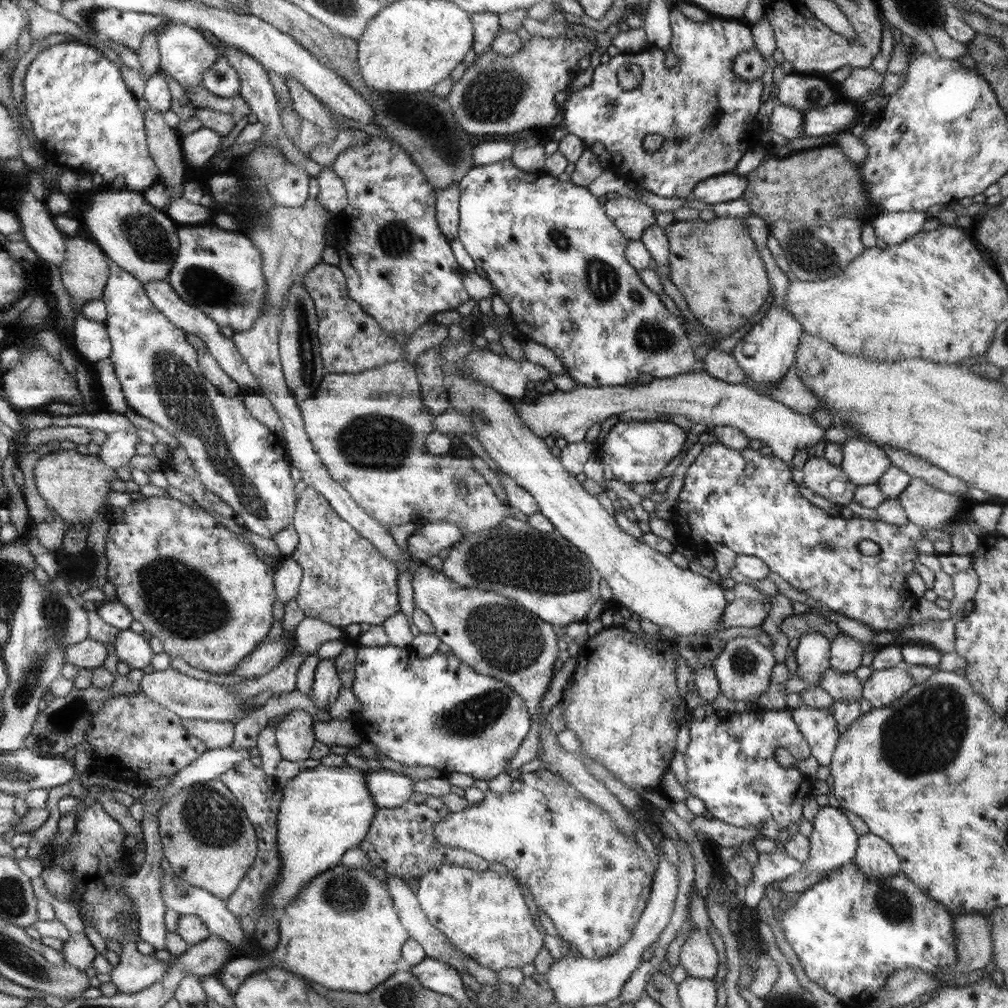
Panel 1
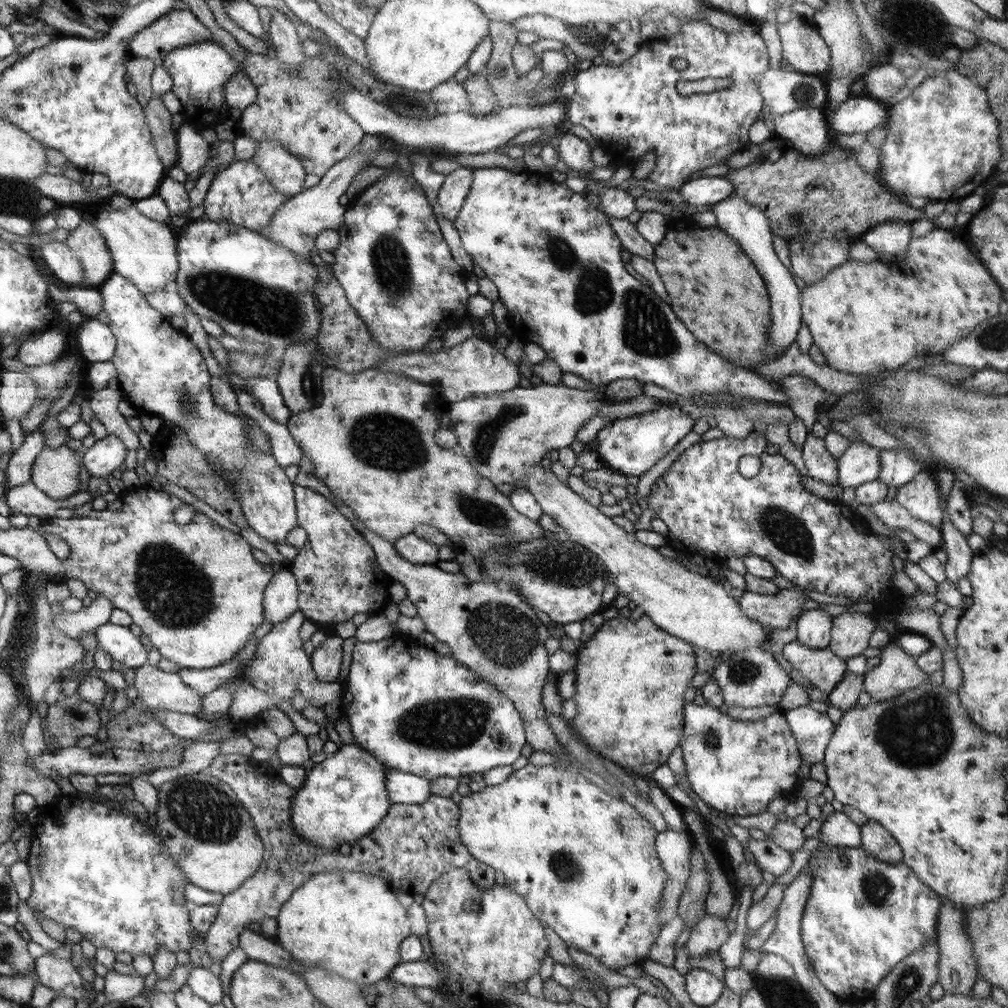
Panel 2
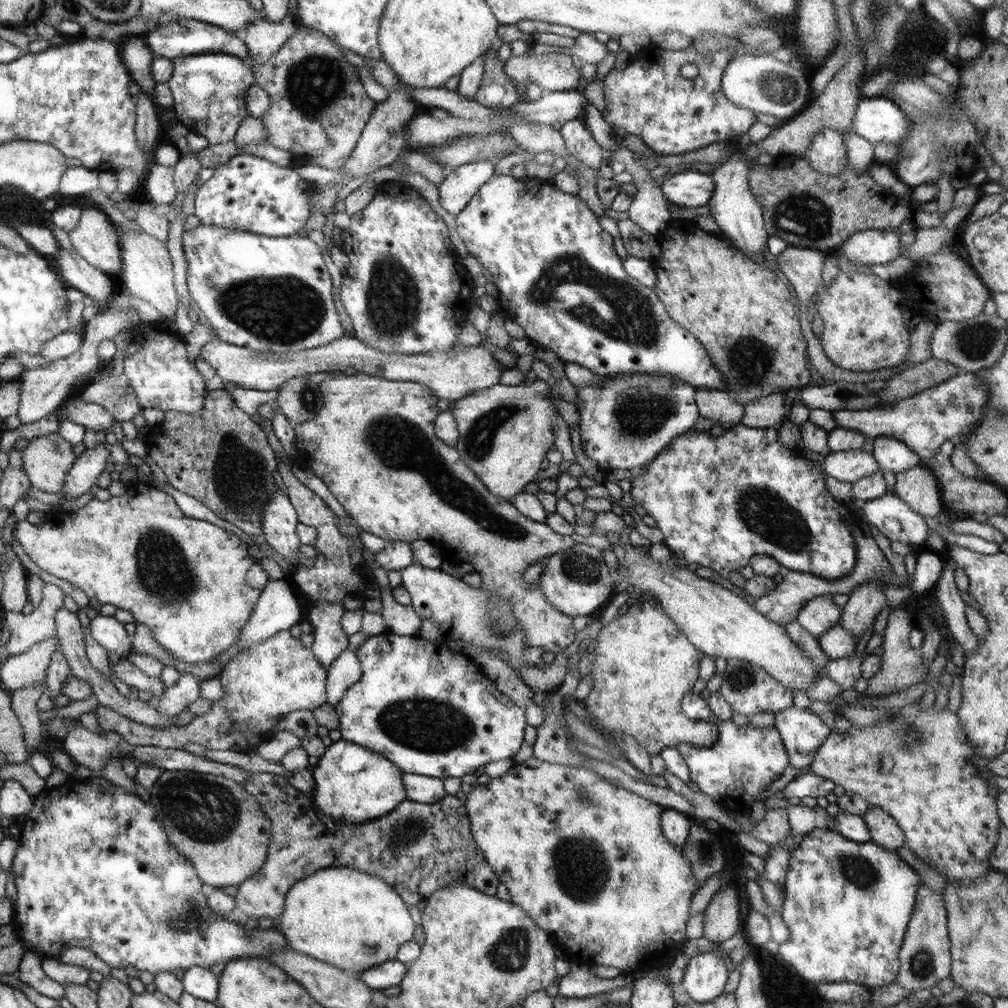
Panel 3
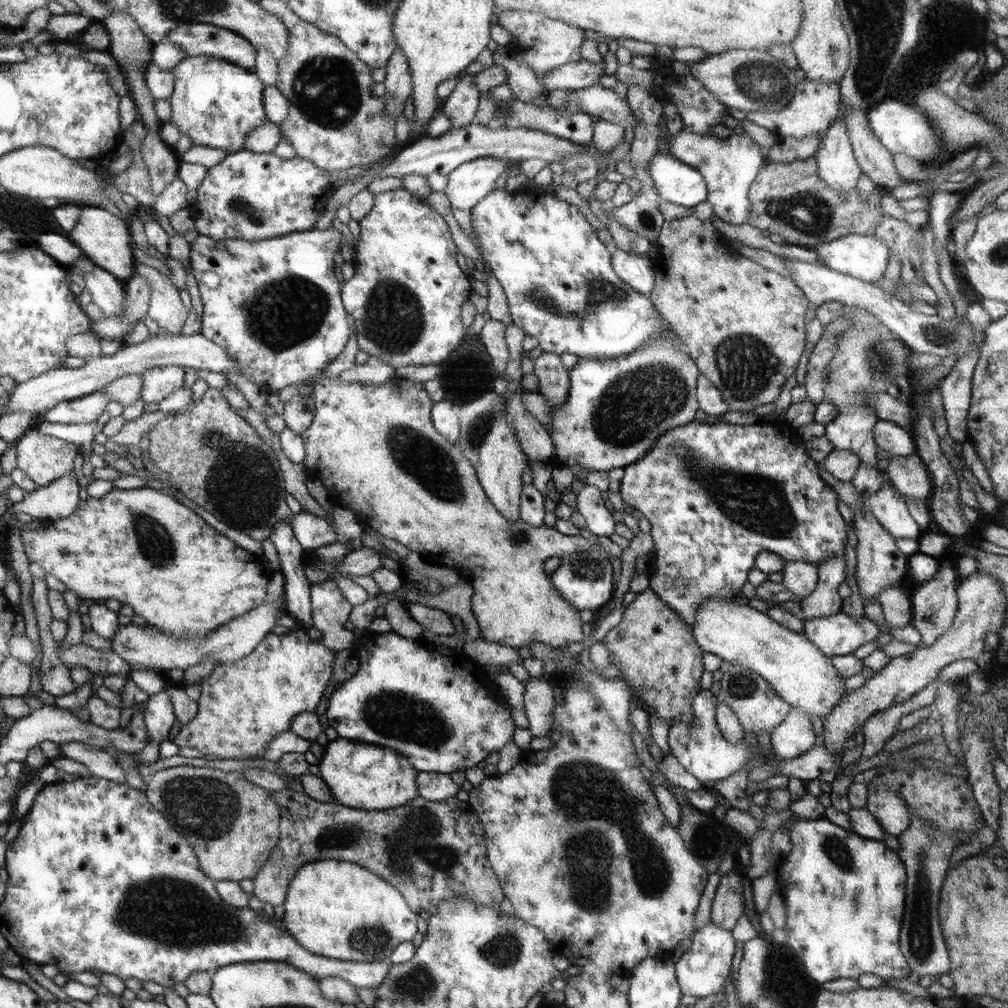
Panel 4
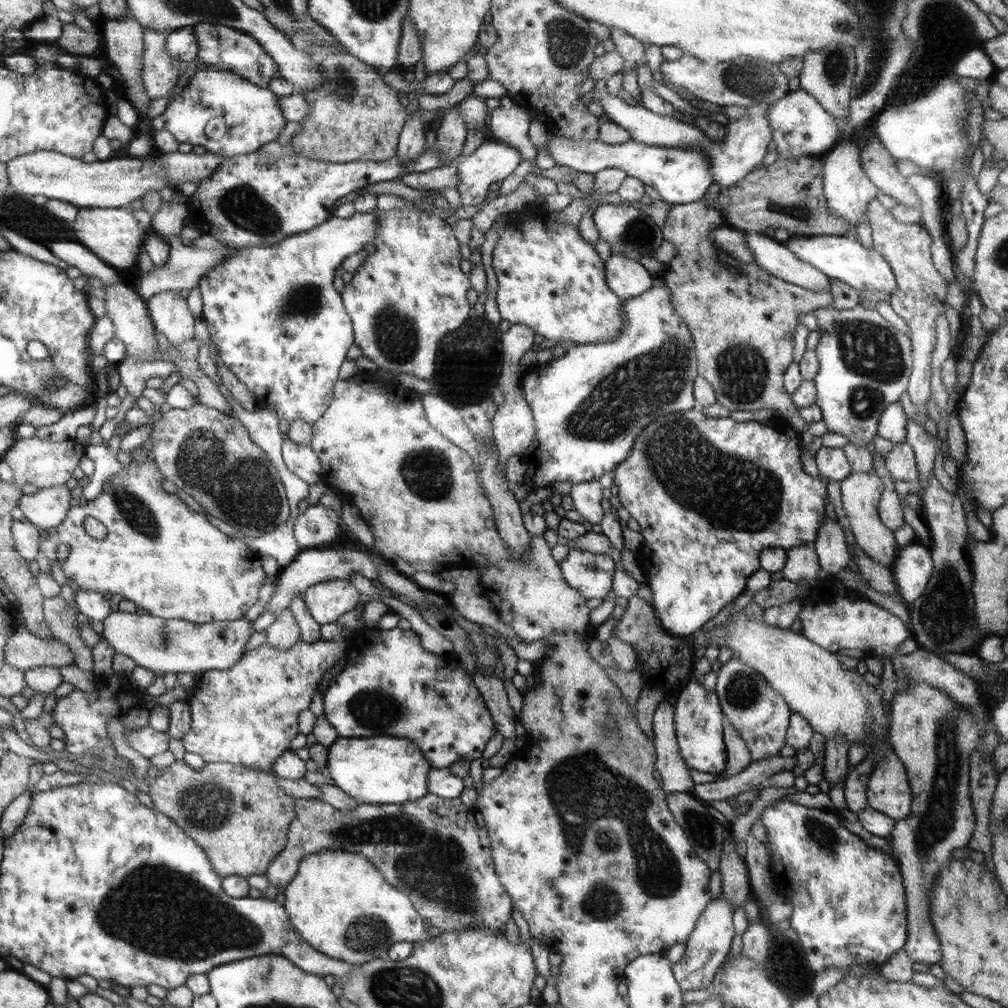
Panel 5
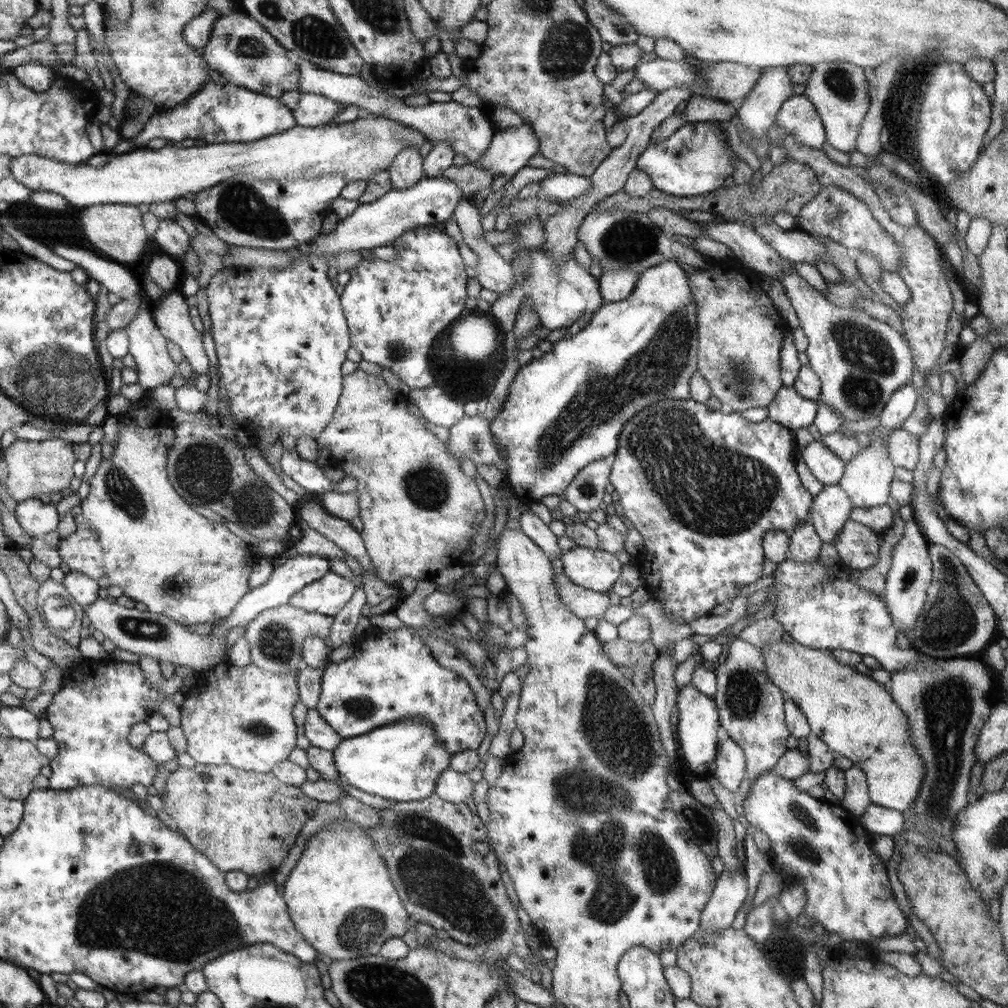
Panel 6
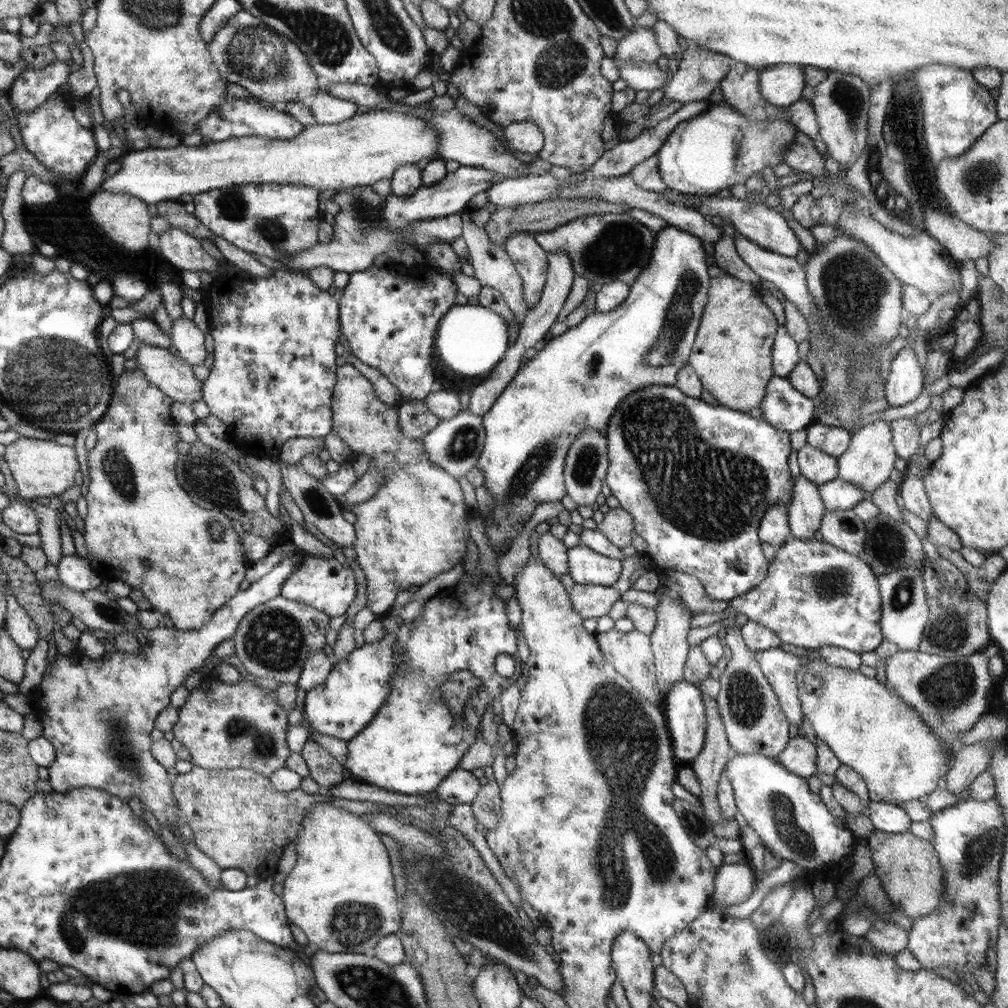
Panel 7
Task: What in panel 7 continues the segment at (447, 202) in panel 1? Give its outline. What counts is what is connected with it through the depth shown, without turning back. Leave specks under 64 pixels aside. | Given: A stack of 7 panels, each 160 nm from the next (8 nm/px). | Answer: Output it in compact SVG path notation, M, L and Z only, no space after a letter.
M511 122L502 128L512 154L520 153L536 156L543 149L544 133L533 122Z

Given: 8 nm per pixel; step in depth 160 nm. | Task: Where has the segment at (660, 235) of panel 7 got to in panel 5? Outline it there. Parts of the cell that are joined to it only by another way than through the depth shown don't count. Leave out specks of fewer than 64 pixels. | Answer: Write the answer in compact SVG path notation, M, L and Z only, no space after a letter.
M657 279L648 292L624 301L622 313L623 318L625 318L625 325L621 328L619 337L599 343L570 344L562 357L549 360L542 366L536 365L533 369L524 372L524 376L521 378L521 389L524 398L532 409L534 426L536 427L532 448L528 448L520 454L527 468L522 484L529 491L537 491L536 488L542 488L542 486L552 486L555 482L570 482L573 485L584 481L598 481L603 474L610 472L610 470L614 471L616 466L624 462L625 458L628 458L632 446L636 442L636 436L640 434L640 431L649 422L652 422L655 418L663 417L665 414L679 413L680 411L697 407L695 396L693 395L693 382L699 374L697 371L698 361L694 341L688 325L681 319L678 313L674 312L670 297L672 297L672 294L670 294L670 290L664 284L664 280Z

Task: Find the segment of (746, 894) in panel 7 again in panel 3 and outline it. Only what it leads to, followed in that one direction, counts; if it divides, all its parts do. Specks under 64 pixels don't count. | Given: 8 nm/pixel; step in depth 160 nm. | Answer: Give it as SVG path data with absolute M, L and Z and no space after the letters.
M719 944L714 950L697 953L689 957L684 970L682 984L687 998L707 1003L718 998L724 991L729 979L724 956L726 951Z

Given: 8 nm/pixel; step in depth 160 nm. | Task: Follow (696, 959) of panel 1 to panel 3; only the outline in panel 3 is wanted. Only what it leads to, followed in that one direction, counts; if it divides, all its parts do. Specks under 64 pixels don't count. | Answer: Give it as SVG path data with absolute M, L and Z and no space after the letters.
M731 886L722 887L712 897L710 904L703 910L704 938L719 944L742 930L740 901L738 892Z

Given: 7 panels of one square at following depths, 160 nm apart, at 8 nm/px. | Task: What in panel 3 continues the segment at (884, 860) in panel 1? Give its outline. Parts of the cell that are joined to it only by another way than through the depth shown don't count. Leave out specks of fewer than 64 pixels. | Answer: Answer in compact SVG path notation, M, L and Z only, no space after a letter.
M869 805L863 814L866 826L869 828L871 841L888 850L896 852L906 844L904 831L896 819L880 807Z

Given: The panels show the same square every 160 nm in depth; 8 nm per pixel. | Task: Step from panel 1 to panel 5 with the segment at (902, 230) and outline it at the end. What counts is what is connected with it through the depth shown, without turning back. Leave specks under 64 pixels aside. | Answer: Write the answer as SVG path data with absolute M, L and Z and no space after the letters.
M835 235L792 236L783 245L798 258L829 276L830 279L841 280L857 289L858 292L880 292L892 296L898 291L897 280L889 262L877 250L862 246L853 235L846 237Z

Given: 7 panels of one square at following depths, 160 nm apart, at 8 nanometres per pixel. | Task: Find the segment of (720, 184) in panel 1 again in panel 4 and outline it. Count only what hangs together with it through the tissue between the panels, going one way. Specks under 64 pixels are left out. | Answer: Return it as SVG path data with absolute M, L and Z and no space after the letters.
M658 150L646 171L663 202L693 208L707 201L708 188L702 174L692 166Z

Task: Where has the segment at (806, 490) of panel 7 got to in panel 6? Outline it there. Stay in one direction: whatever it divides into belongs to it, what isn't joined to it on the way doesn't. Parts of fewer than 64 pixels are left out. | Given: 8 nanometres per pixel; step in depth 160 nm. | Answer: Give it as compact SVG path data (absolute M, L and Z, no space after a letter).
M810 519L795 524L795 527L789 531L789 553L791 558L798 562L818 558L822 543Z

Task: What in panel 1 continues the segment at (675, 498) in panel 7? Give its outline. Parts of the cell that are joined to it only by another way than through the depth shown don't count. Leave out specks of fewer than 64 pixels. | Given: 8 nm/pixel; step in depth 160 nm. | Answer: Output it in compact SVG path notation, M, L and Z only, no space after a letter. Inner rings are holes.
M710 444L702 449L700 454L696 456L694 462L691 463L689 468L686 470L684 485L678 494L677 503L673 512L671 513L670 522L675 526L678 540L676 544L684 546L684 548L695 550L697 553L702 554L705 550L709 550L715 544L722 544L736 552L737 555L748 555L764 561L770 572L776 572L779 574L796 590L805 592L808 596L824 603L836 614L846 616L846 618L853 618L864 624L867 624L872 628L875 633L877 632L890 632L898 629L904 630L905 627L909 626L909 612L914 608L917 597L907 589L905 585L905 578L908 573L916 570L914 568L914 559L918 556L916 554L916 543L923 537L922 528L913 522L908 521L908 524L904 526L896 526L895 524L888 524L880 520L874 521L864 518L852 517L850 520L842 516L834 516L824 511L824 509L810 503L808 499L802 497L799 491L799 486L792 480L792 474L790 470L790 464L784 462L781 458L774 455L761 454L759 450L753 450L752 448L744 448L744 450L734 450L724 446L724 444ZM748 463L754 463L756 470L752 474L746 474L744 467ZM861 540L872 540L878 544L880 553L875 556L865 556L858 549L858 544Z

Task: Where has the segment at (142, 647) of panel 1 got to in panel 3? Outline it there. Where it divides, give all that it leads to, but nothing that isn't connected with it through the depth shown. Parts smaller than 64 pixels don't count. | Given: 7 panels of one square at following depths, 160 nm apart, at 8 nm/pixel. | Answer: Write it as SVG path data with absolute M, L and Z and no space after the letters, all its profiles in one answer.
M98 615L90 621L90 635L108 652L117 652L121 658L126 659L132 654L132 640L124 625L113 616Z

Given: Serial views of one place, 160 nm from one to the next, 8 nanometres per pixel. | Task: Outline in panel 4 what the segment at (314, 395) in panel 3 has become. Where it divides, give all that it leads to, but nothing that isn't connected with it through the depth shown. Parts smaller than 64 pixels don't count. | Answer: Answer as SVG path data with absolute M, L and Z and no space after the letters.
M297 394L288 400L283 417L285 428L301 436L315 418L315 402L312 394Z

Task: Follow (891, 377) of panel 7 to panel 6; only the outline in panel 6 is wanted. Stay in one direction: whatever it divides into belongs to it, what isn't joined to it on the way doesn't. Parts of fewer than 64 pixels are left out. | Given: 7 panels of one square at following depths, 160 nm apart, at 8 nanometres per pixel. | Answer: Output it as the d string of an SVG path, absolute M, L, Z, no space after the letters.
M912 381L895 390L886 401L879 415L880 426L892 429L893 432L896 429L900 429L906 418L914 412L917 398L919 398L919 394L916 388L914 388Z

